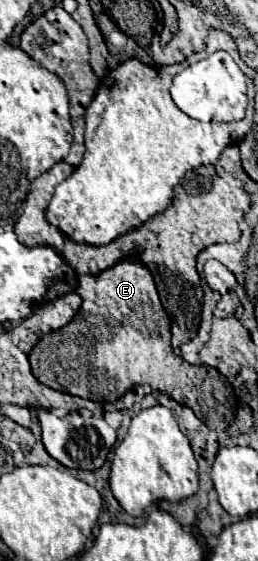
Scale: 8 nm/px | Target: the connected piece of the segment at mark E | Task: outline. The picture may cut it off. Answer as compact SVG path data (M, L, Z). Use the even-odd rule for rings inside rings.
M135 256L121 260L117 266L95 276L79 274L79 286L75 292L83 298L83 306L79 308L79 314L61 330L45 334L29 356L31 366L33 366L33 376L39 382L55 390L75 394L93 402L113 402L121 398L133 386L137 386L134 382L139 382L141 386L149 384L151 388L161 390L163 394L169 394L176 402L190 407L197 418L213 430L225 430L235 420L237 396L229 380L221 376L215 368L187 363L171 348L169 318L161 306L153 276Z

